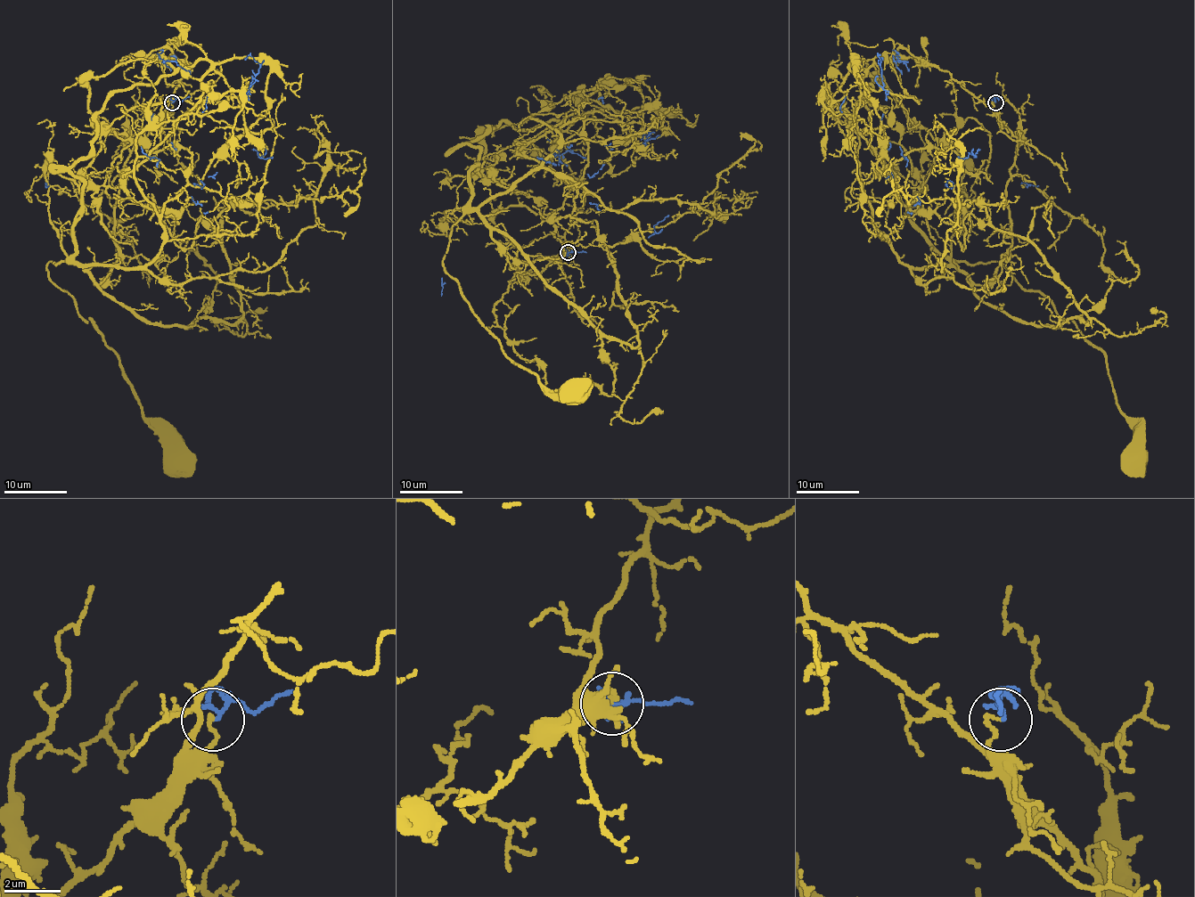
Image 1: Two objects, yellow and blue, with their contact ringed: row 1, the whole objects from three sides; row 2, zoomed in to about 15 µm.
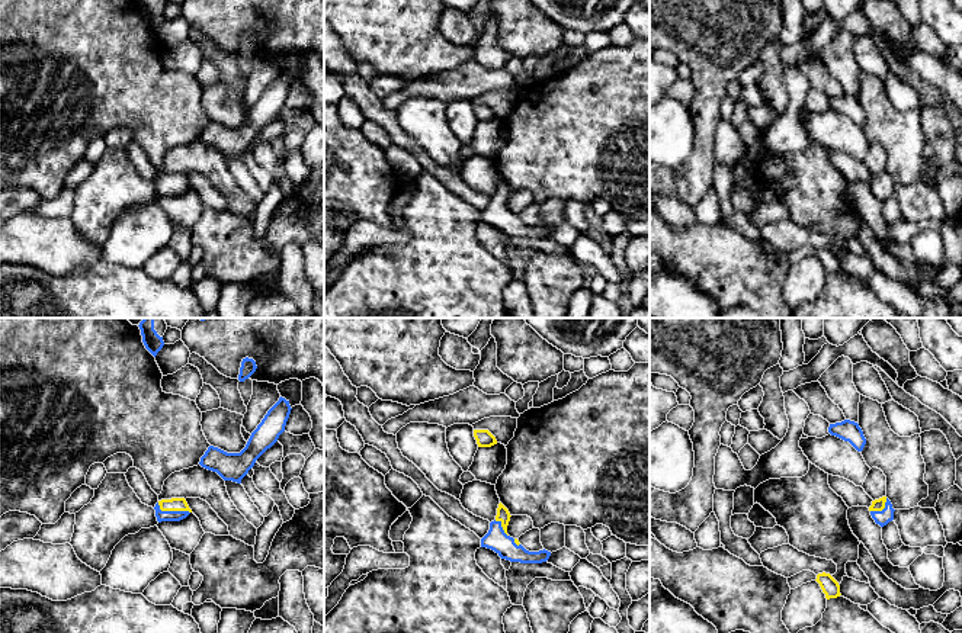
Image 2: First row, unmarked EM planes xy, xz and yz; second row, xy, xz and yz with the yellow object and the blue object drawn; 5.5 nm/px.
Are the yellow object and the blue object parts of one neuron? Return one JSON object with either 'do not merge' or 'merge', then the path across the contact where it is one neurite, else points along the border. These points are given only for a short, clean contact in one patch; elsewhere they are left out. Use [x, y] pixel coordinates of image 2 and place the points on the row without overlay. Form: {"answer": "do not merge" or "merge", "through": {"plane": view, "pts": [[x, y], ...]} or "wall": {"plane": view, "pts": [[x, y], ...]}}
{"answer": "do not merge"}

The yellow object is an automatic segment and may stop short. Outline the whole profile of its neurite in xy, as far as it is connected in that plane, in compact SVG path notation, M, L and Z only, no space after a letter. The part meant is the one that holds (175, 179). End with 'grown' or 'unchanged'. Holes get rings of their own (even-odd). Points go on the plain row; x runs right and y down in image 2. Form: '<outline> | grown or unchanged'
M185 173L161 174L158 176L158 180L161 186L189 186L192 187Z | unchanged

